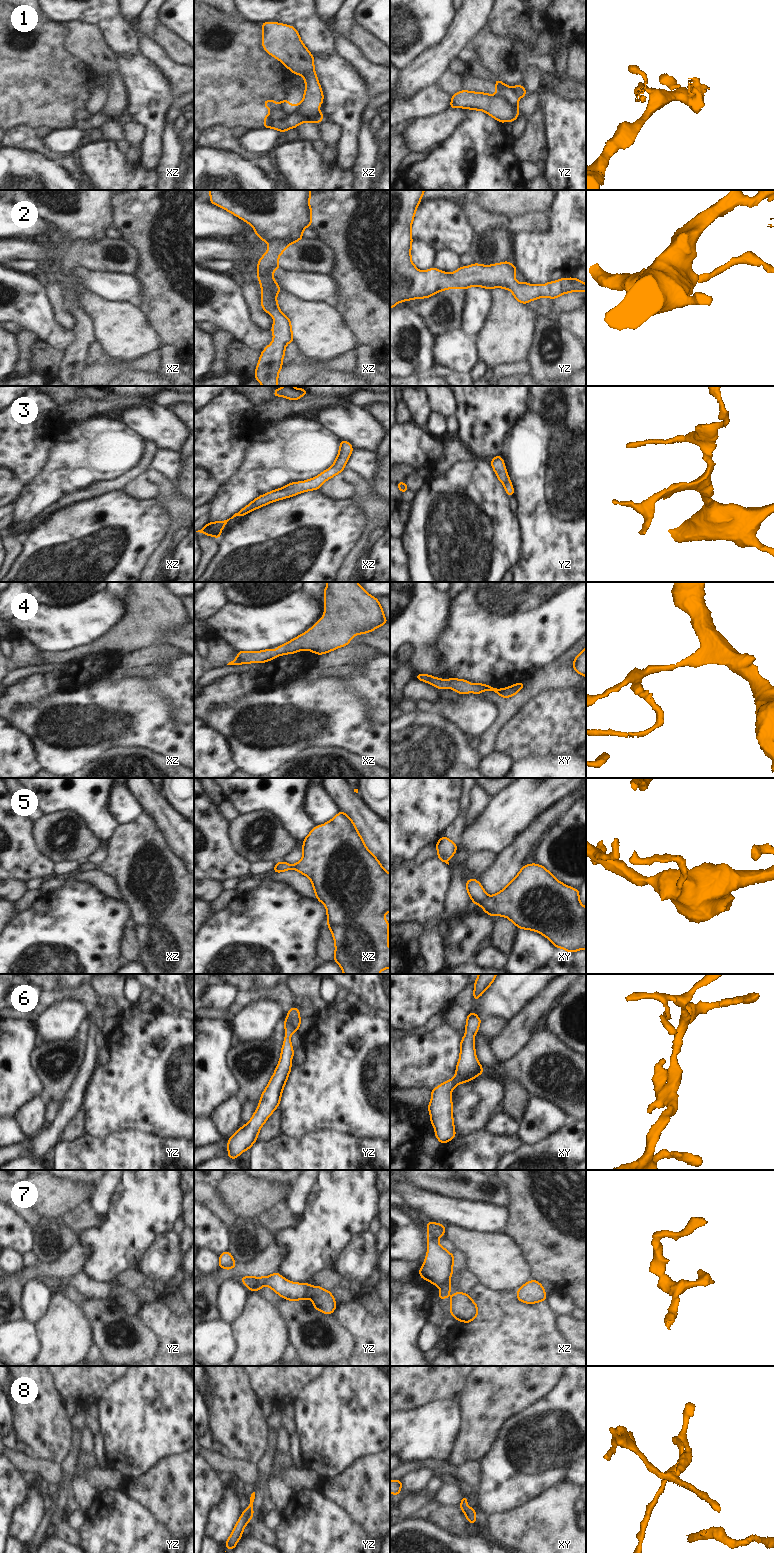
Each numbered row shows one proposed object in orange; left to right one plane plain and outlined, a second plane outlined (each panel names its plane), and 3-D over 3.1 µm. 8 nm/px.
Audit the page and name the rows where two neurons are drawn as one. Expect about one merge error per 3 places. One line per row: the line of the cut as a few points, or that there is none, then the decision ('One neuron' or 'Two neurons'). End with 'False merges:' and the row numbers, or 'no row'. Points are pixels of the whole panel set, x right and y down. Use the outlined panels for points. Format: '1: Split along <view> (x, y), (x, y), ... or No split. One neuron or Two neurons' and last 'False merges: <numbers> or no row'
1: No split. One neuron
2: No split. One neuron
3: No split. One neuron
4: No split. One neuron
5: No split. One neuron
6: No split. One neuron
7: Split along yz (310, 1286), (306, 1297). Two neurons
8: No split. One neuron
False merges: 7

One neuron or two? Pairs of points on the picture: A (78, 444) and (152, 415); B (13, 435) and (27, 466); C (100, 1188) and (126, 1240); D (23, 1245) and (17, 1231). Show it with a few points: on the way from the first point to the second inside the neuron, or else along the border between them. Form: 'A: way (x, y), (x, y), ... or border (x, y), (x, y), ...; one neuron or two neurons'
A: border (122, 421), (145, 439); two neurons
B: way (13, 443), (13, 452), (19, 458); one neuron
C: border (118, 1184), (111, 1198), (106, 1222), (100, 1228); two neurons
D: way (22, 1242), (17, 1234); one neuron

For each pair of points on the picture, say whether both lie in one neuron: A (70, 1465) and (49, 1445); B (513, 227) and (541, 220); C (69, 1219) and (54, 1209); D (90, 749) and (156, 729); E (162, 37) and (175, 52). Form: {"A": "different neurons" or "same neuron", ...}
{"A": "different neurons", "B": "same neuron", "C": "different neurons", "D": "same neuron", "E": "same neuron"}

